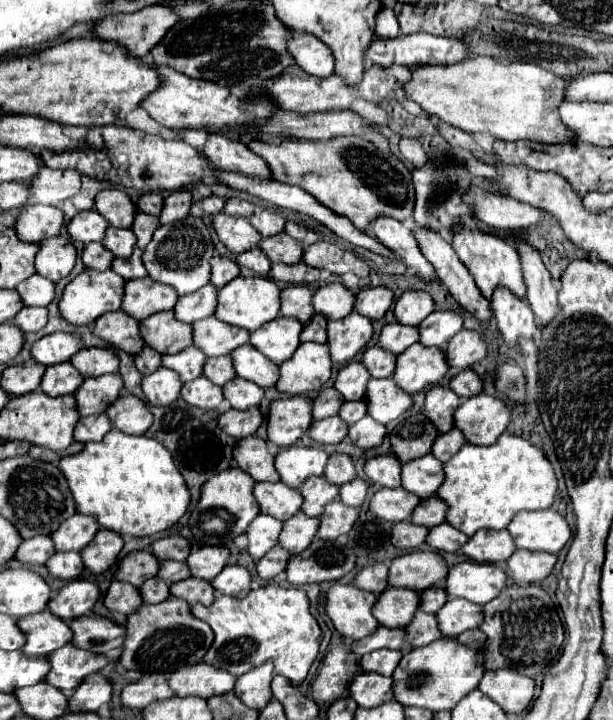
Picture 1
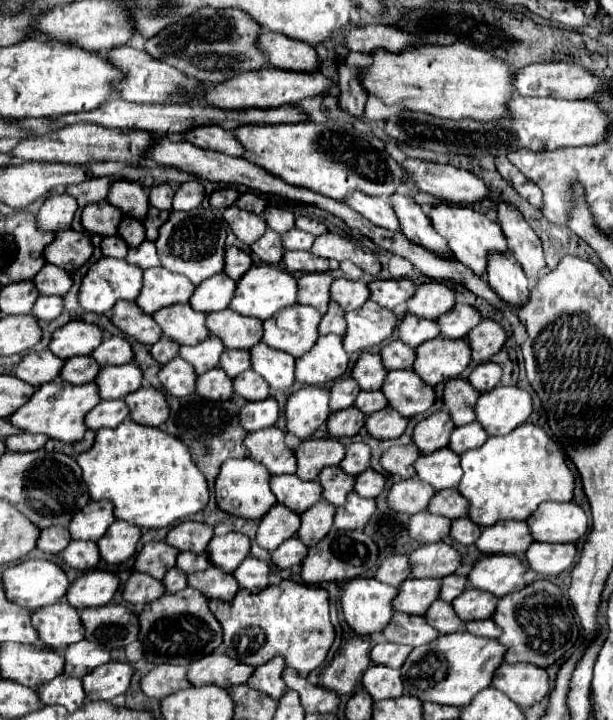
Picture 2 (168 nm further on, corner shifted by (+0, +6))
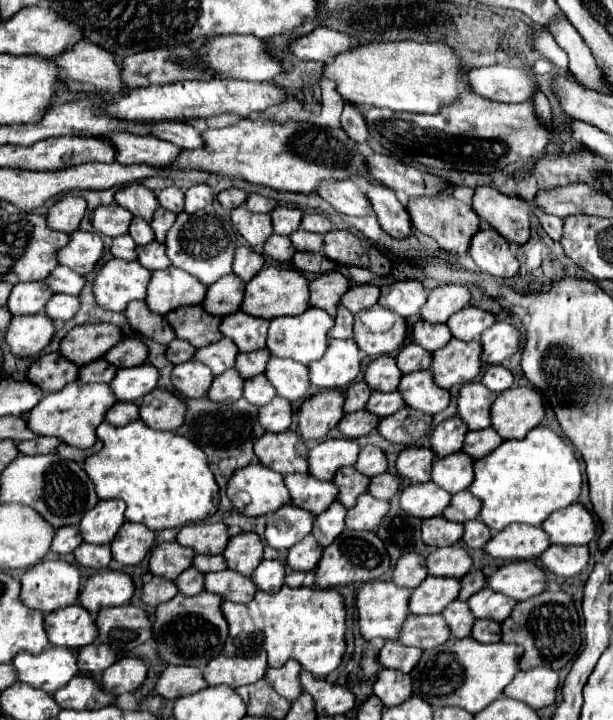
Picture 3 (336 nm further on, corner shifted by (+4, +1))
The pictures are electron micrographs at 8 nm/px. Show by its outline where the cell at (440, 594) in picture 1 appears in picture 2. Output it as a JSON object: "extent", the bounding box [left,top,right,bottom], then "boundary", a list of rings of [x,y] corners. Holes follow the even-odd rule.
{"extent":[440,574,466,602],"boundary":[[[450,574],[446,578],[442,578],[442,588],[440,588],[440,598],[444,602],[452,602],[462,590],[466,588],[466,578],[464,576],[456,576]]]}

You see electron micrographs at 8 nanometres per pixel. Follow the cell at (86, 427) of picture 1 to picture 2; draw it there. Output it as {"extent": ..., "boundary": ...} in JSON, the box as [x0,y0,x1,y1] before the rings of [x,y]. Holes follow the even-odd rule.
{"extent":[84,400,128,430],"boundary":[[[108,400],[100,402],[94,410],[90,410],[84,420],[90,430],[100,430],[100,428],[114,428],[126,418],[128,418],[128,406],[124,404],[124,400]]]}

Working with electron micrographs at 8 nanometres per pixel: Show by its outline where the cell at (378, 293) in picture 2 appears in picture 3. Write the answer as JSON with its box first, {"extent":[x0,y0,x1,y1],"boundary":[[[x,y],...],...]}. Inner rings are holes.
{"extent":[380,281,428,317],"boundary":[[[398,281],[392,285],[380,287],[380,305],[402,315],[412,317],[418,315],[422,305],[428,301],[428,293],[420,281]]]}

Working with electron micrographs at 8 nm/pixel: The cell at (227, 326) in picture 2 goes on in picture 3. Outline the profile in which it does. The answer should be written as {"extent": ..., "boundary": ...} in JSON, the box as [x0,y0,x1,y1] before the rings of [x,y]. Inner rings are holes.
{"extent":[222,311,270,353],"boundary":[[[236,311],[232,315],[226,315],[222,319],[222,335],[230,337],[242,353],[258,351],[266,347],[266,337],[268,337],[268,327],[270,321],[252,317],[244,311]]]}

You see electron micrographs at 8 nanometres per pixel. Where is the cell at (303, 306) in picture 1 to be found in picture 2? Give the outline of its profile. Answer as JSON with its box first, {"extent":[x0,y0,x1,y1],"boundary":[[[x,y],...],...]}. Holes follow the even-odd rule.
{"extent":[298,274,332,314],"boundary":[[[302,274],[298,278],[298,304],[314,306],[320,314],[326,314],[330,296],[328,288],[332,284],[332,276],[328,274]]]}

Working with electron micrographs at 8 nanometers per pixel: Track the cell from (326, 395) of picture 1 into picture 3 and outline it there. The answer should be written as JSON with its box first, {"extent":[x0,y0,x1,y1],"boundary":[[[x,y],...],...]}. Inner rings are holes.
{"extent":[344,381,372,413],"boundary":[[[358,381],[354,385],[350,385],[346,389],[346,403],[344,403],[344,411],[352,413],[352,411],[360,411],[366,407],[368,397],[370,397],[372,389],[370,385],[366,385],[366,381]]]}

